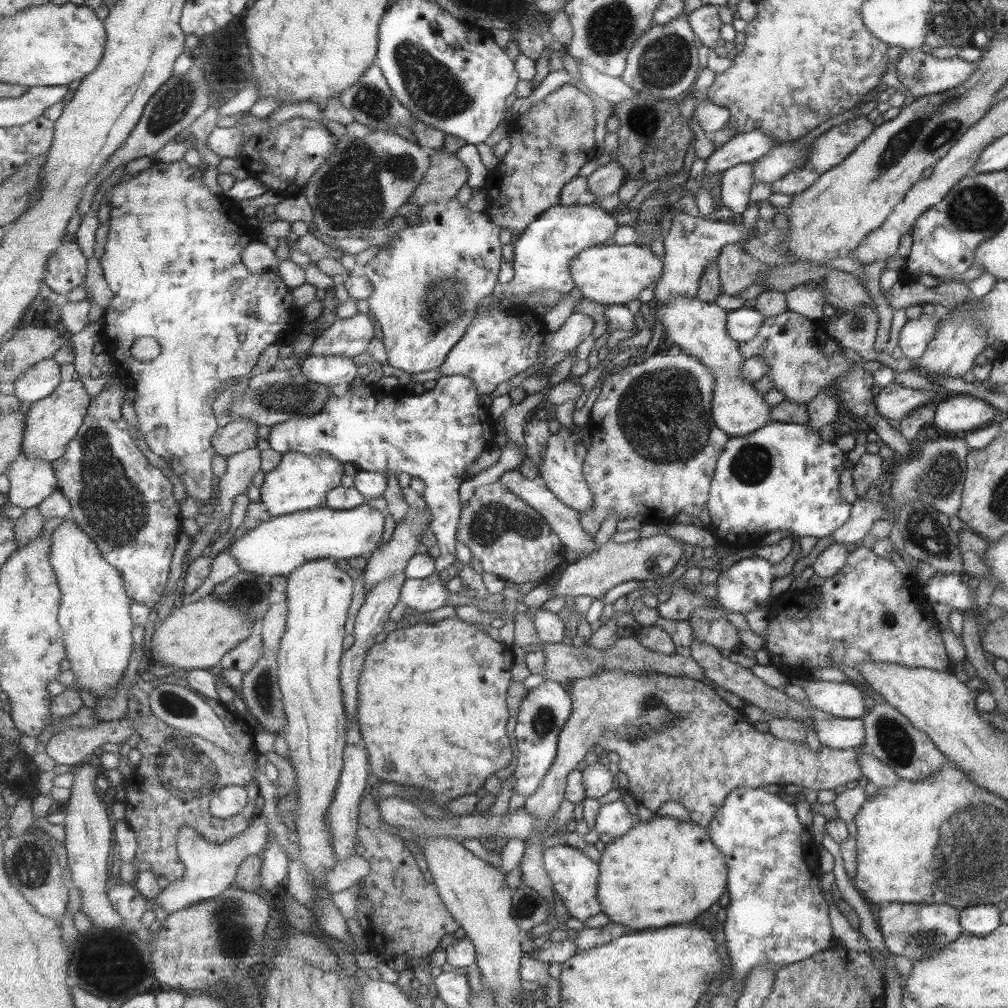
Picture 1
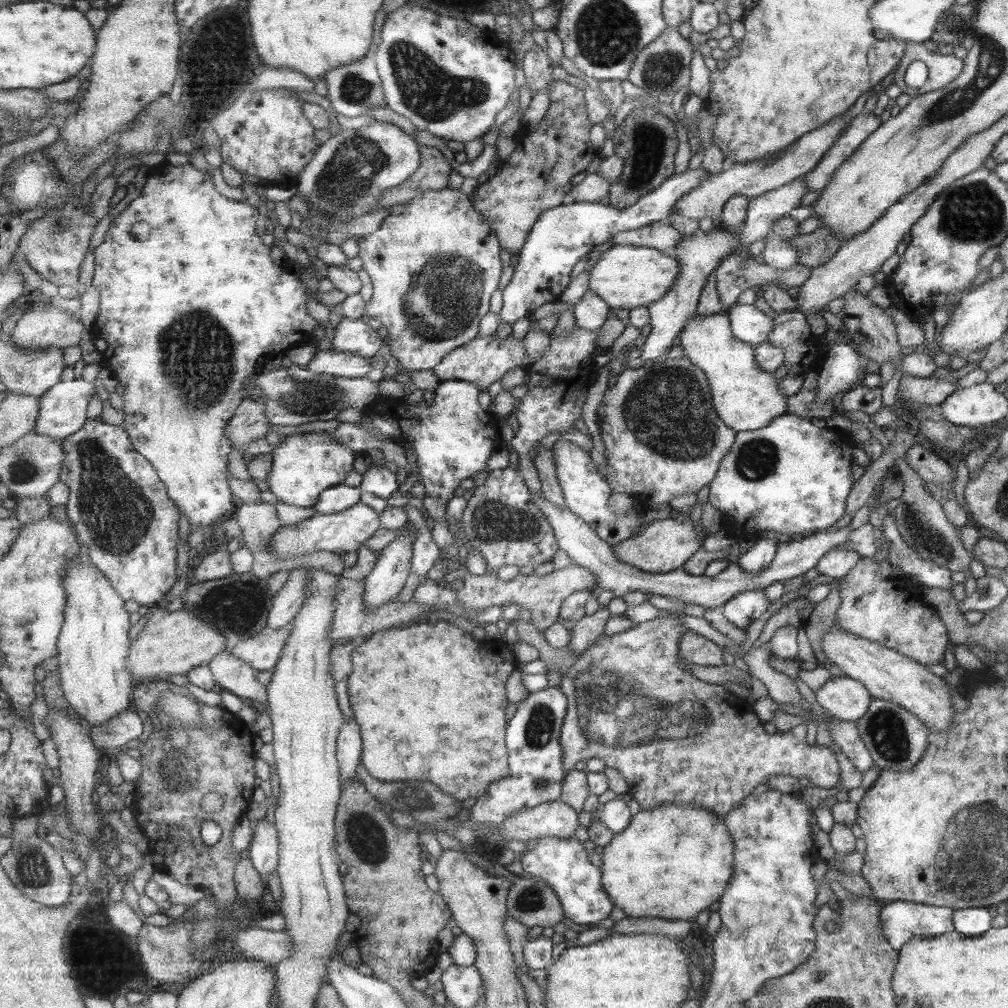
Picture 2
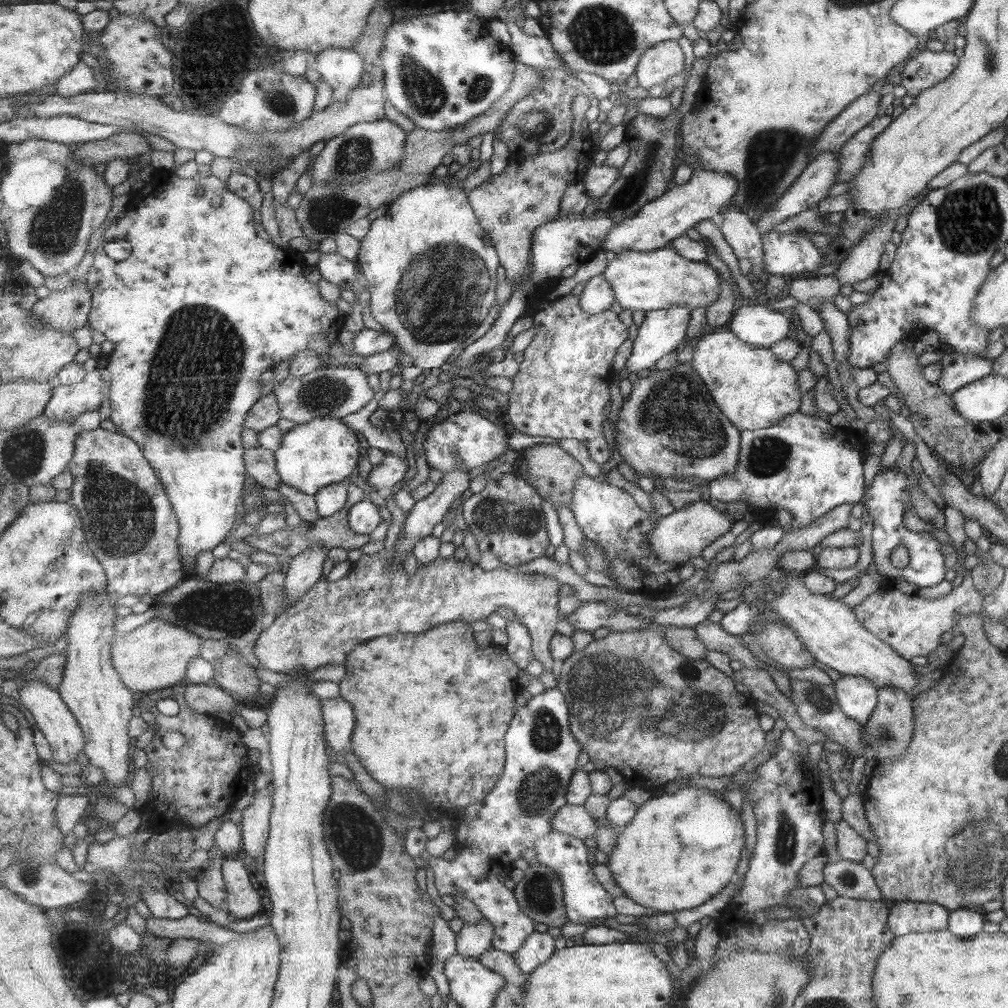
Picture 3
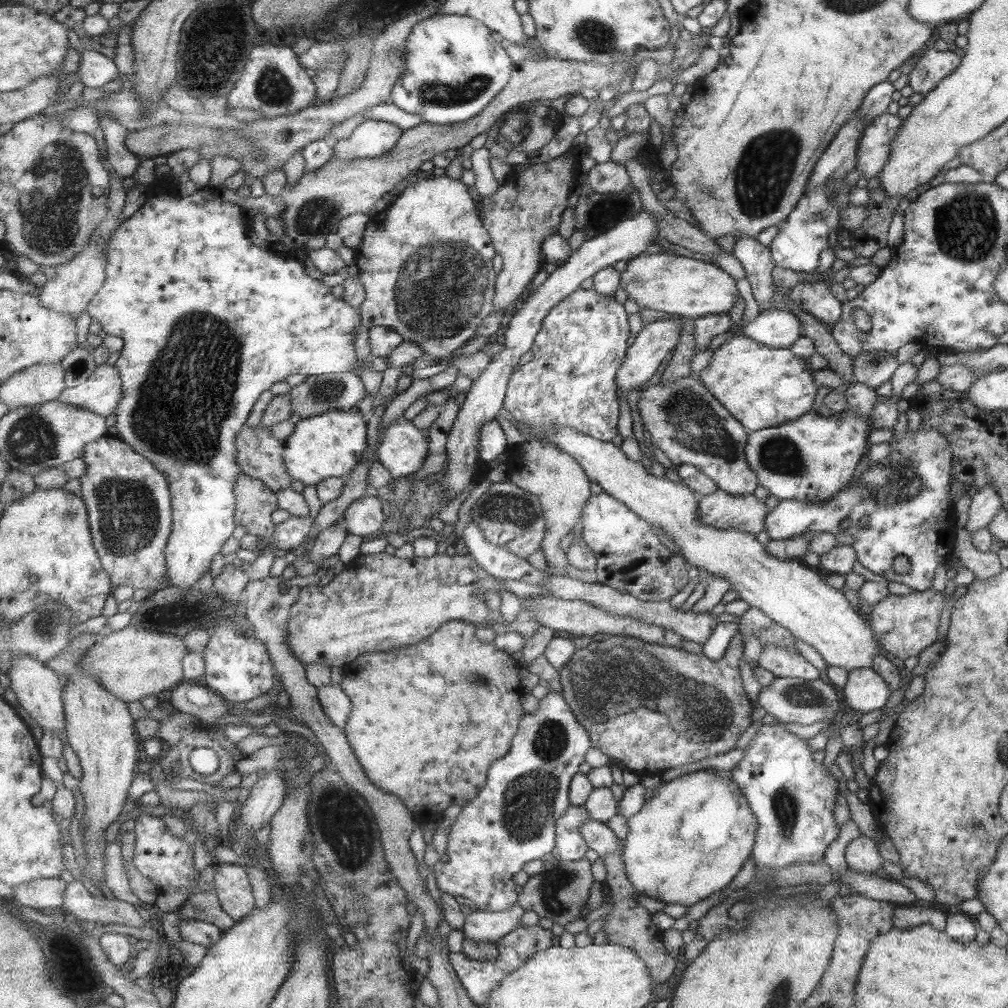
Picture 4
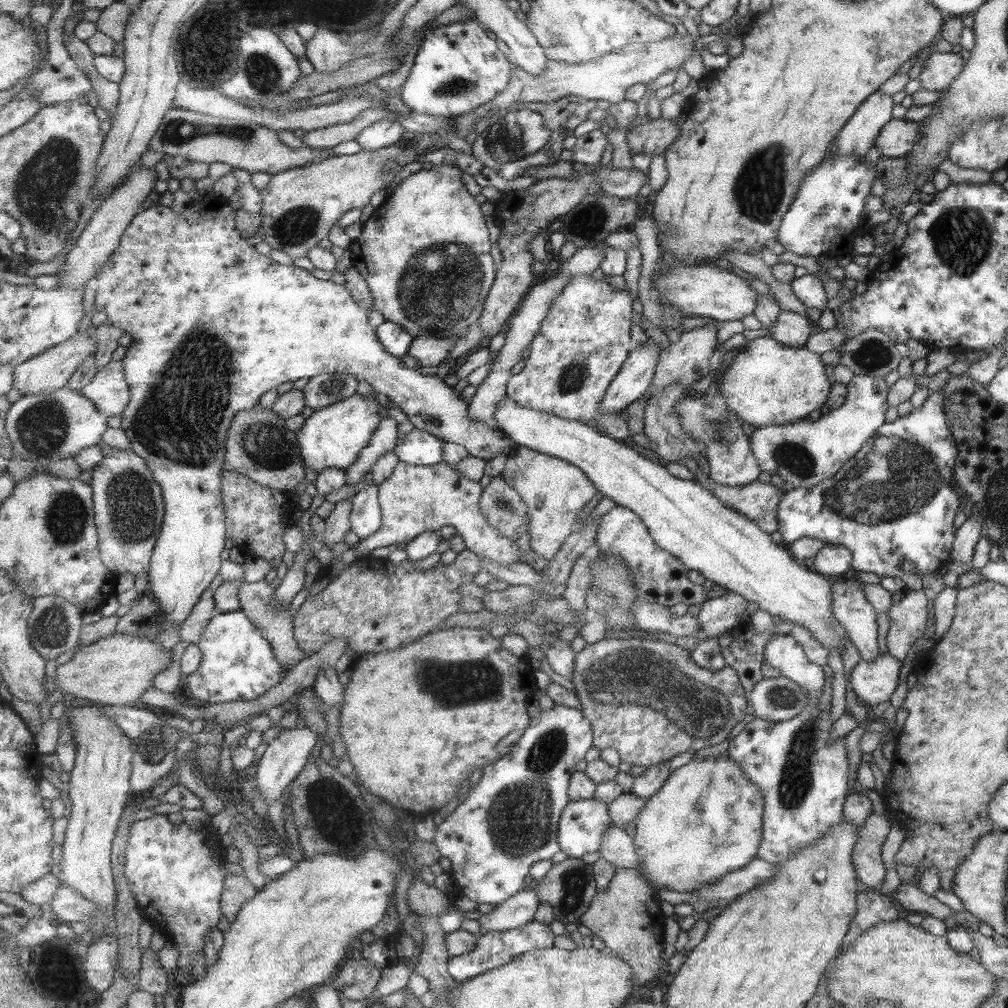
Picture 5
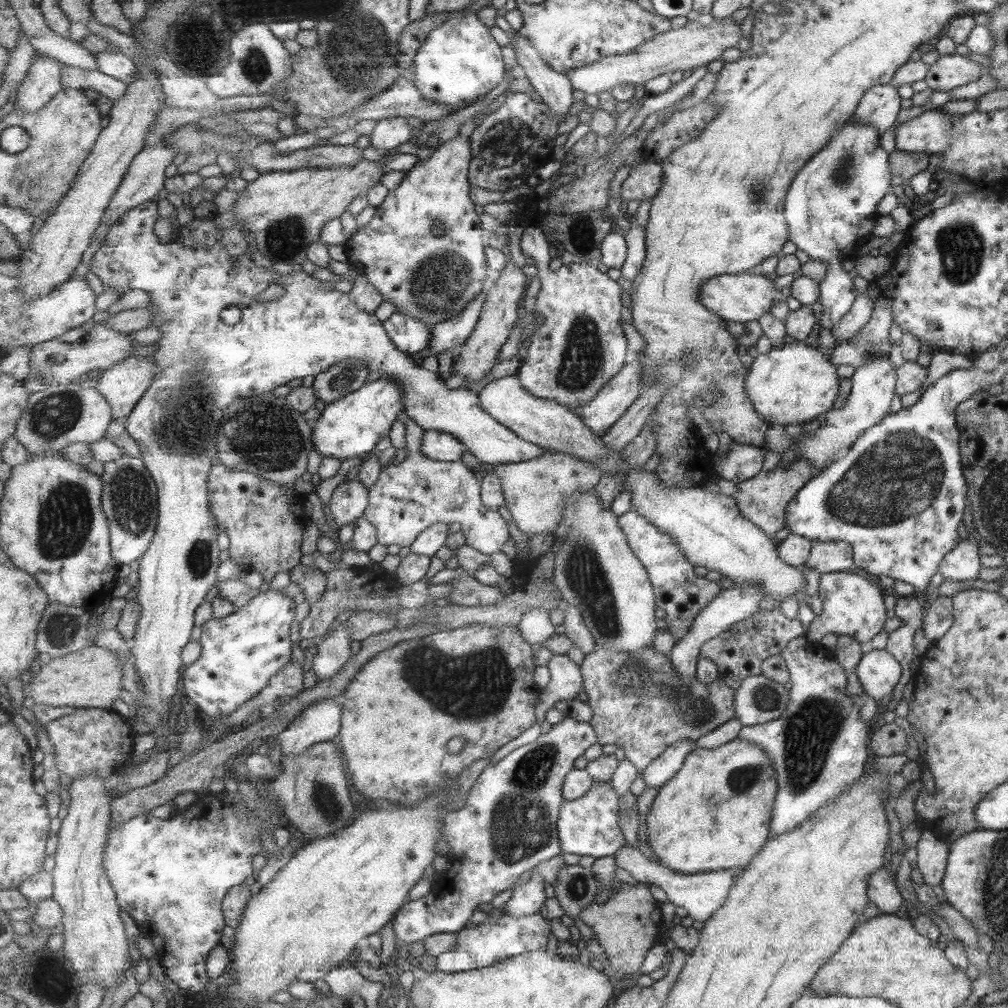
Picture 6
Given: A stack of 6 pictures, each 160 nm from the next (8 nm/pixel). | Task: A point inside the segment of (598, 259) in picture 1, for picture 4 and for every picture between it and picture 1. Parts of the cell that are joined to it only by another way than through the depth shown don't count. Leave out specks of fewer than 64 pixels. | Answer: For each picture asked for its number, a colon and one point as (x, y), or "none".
2: (625, 277)
3: (661, 279)
4: (688, 288)

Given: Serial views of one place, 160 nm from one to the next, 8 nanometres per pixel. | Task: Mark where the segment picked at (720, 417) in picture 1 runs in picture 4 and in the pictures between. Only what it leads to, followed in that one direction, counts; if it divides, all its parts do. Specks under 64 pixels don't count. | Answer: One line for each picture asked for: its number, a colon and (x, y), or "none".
2: (745, 397)
3: (754, 390)
4: (761, 387)

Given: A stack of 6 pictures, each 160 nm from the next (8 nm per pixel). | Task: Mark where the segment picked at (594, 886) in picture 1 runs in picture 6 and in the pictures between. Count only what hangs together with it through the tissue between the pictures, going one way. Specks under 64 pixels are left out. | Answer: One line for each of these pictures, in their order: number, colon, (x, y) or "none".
2: (563, 863)
3: (587, 900)
4: (571, 846)
5: (583, 823)
6: (589, 826)

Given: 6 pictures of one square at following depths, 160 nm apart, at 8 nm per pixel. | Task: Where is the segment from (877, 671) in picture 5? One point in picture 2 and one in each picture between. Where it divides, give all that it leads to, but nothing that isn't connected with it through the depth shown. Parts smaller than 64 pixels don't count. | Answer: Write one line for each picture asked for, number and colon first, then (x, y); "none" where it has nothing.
2: (844, 698)
3: (856, 696)
4: (864, 691)

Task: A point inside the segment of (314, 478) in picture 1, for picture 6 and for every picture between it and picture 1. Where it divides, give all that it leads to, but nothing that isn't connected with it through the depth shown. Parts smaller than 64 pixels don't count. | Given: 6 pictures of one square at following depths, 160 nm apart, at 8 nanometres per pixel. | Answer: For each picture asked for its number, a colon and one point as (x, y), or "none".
2: (305, 465)
3: (325, 451)
4: (330, 445)
5: (334, 436)
6: (351, 427)

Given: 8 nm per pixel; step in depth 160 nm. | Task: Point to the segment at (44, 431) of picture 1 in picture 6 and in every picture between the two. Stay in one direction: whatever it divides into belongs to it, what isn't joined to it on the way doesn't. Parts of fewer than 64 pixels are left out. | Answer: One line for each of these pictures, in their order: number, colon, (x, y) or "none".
2: (64, 411)
3: (69, 402)
4: (101, 394)
5: (109, 390)
6: (124, 384)

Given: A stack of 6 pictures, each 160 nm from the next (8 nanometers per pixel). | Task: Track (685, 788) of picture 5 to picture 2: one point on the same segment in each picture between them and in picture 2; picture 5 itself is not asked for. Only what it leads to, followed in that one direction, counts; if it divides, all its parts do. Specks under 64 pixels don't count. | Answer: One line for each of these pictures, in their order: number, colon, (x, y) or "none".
2: (671, 862)
3: (681, 849)
4: (692, 837)

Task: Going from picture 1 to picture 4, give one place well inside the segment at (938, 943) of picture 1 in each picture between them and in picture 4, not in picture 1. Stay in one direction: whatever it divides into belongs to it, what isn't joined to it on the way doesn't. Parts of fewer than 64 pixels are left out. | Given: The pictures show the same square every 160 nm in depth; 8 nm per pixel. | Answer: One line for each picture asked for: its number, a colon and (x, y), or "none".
2: (900, 921)
3: (905, 917)
4: (905, 917)

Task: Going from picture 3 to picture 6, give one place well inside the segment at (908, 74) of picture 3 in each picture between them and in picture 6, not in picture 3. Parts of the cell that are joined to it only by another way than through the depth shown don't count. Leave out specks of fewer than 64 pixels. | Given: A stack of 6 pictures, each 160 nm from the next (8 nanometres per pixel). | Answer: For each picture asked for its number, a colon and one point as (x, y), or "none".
4: (932, 67)
5: (939, 69)
6: (948, 71)

